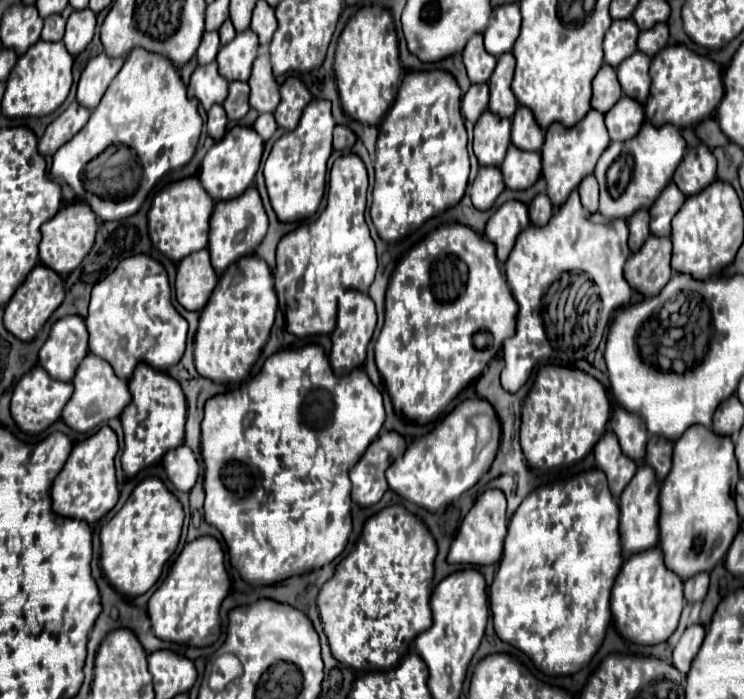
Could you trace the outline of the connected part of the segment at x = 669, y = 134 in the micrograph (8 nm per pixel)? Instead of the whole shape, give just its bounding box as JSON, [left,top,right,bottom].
[594,121,686,219]

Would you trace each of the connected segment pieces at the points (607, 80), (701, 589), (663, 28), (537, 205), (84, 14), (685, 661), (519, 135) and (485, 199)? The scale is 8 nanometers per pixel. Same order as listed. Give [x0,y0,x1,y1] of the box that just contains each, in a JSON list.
[[592,65,622,113],[684,573,708,603],[638,23,668,57],[528,193,552,225],[64,9,96,55],[674,623,704,673],[512,105,544,151],[470,167,504,209]]

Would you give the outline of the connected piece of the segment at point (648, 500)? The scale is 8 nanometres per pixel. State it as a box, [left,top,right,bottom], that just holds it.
[620,465,660,557]

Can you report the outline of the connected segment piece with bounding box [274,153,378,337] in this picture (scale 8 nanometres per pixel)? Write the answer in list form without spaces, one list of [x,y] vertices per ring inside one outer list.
[[[356,153],[338,157],[328,185],[328,203],[318,221],[286,233],[276,249],[276,293],[286,315],[286,329],[296,337],[332,333],[336,327],[338,295],[348,289],[366,293],[378,267],[376,245],[364,217],[368,173],[362,159]]]

